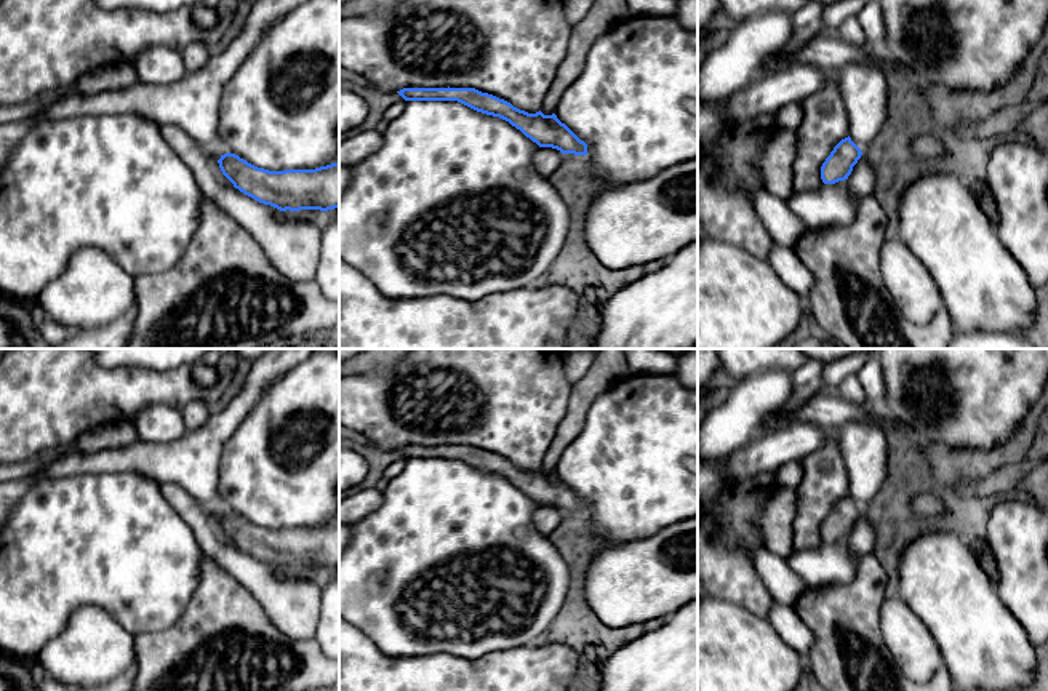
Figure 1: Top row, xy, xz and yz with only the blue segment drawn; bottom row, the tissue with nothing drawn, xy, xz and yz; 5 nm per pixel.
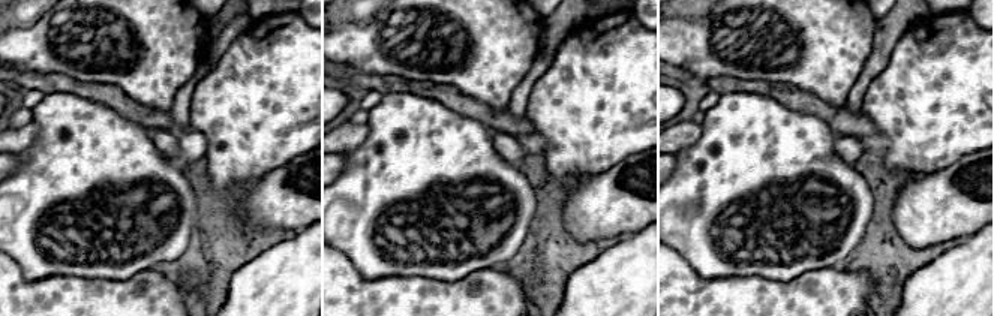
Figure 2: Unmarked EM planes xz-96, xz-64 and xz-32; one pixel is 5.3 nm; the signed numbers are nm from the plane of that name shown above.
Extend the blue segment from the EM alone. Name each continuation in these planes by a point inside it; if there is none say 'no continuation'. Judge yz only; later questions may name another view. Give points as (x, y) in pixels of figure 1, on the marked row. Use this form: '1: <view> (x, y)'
no continuation

